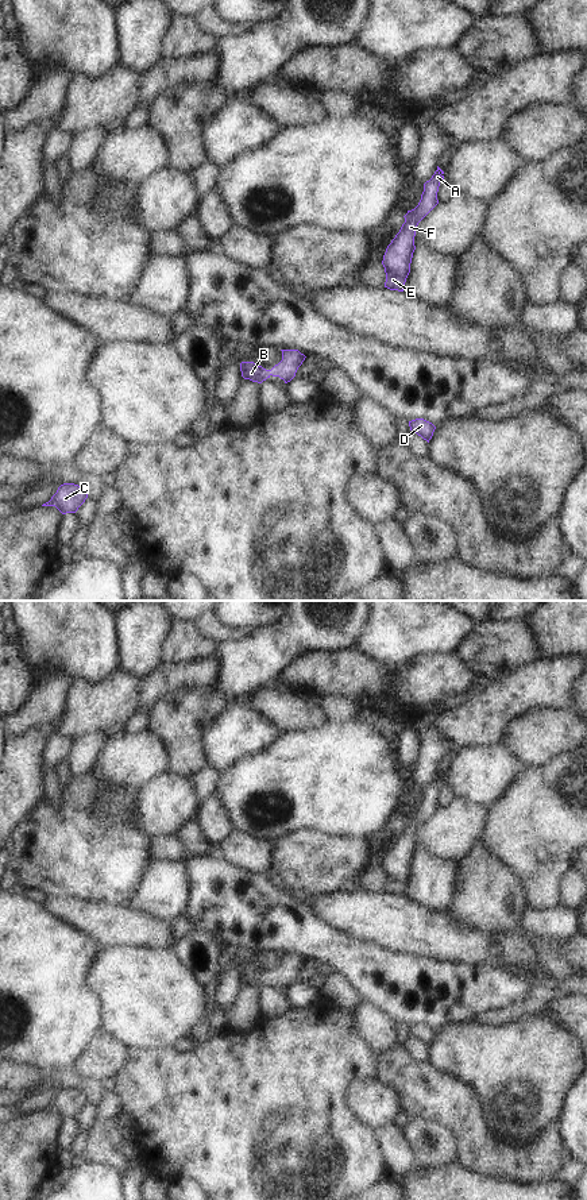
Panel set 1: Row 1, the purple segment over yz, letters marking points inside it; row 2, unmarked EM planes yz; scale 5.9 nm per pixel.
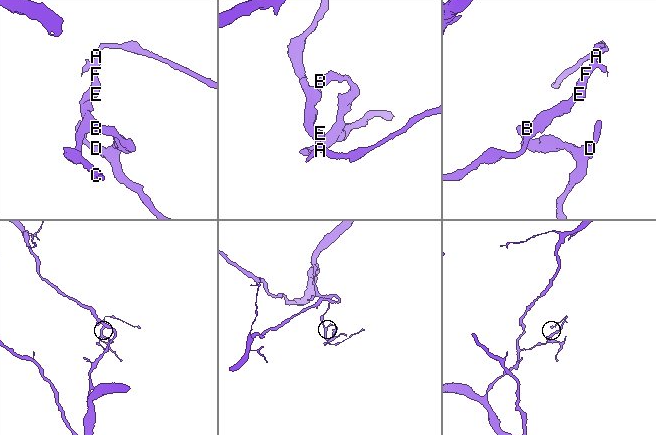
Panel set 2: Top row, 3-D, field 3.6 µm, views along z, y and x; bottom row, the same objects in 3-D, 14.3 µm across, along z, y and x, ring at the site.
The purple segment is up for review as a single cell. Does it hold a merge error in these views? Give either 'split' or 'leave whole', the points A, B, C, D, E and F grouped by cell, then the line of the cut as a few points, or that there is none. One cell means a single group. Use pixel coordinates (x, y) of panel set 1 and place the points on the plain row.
leave whole | A B C D E F | no cut

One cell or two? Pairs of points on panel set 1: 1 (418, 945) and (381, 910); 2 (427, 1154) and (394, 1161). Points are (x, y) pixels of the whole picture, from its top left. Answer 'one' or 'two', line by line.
1: one
2: two

